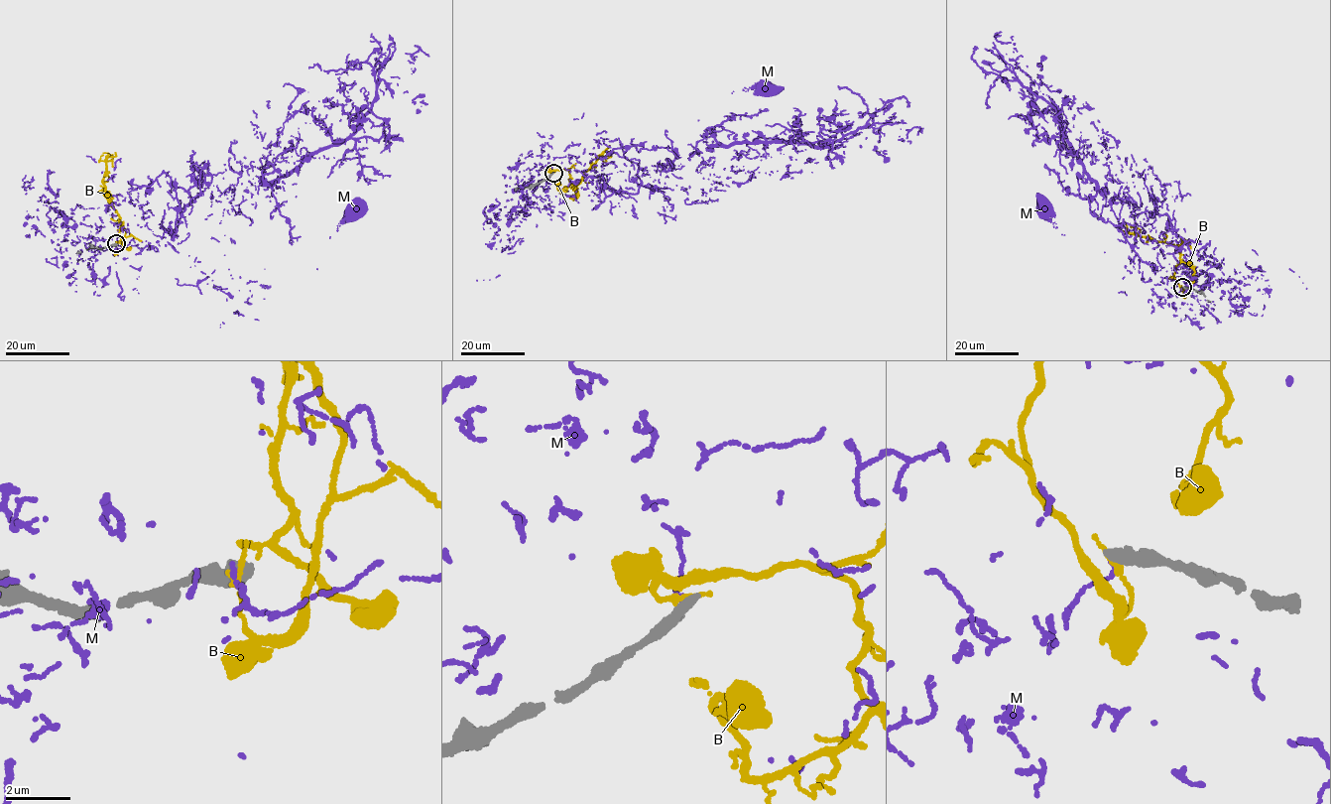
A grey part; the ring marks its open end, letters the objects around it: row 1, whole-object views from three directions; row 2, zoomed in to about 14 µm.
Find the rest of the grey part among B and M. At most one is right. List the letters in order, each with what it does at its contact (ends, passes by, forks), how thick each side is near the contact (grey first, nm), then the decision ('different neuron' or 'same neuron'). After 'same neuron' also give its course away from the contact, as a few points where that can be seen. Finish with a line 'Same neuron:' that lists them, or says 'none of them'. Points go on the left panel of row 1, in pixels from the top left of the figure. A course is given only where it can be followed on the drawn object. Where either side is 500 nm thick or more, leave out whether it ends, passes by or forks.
B: it ends there; 480 nm thick on the grey side, 180 nm on the other; different neuron
M: it ends there; 480 nm thick on the grey side, 140 nm on the other; different neuron
Same neuron: none of them

